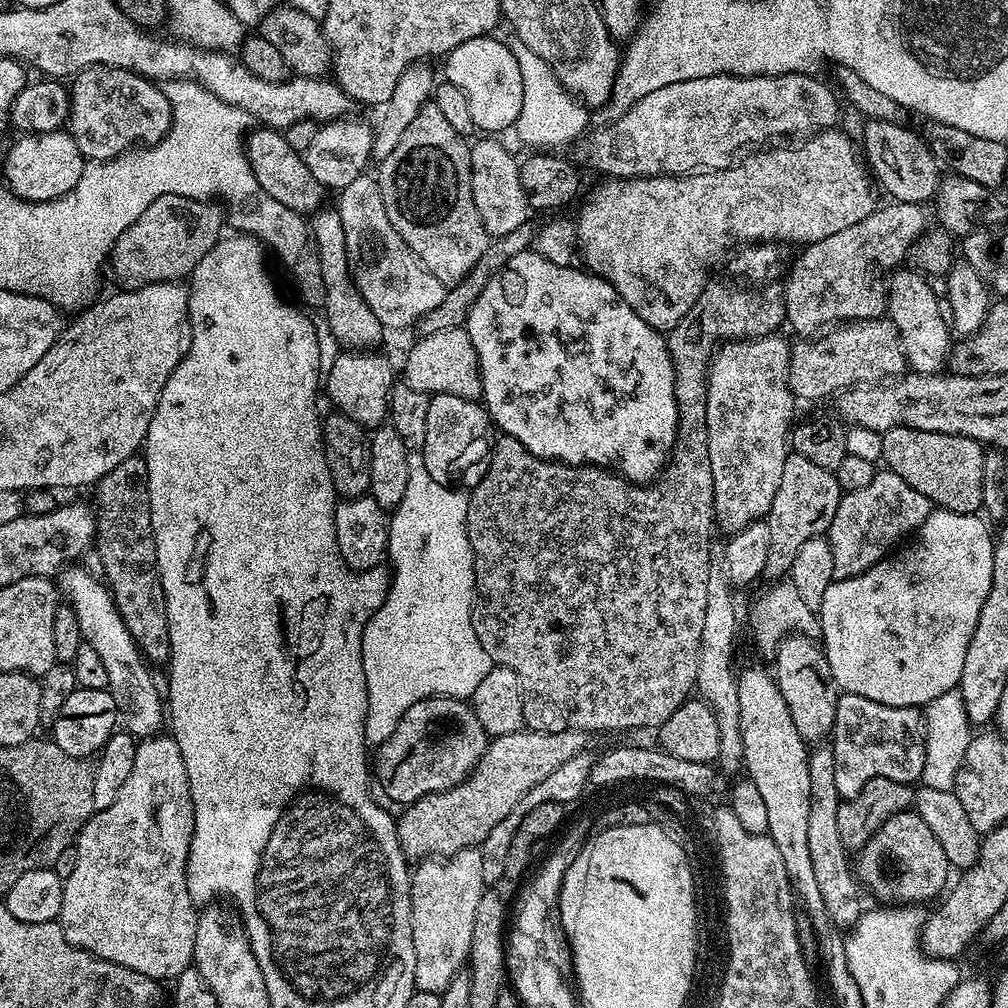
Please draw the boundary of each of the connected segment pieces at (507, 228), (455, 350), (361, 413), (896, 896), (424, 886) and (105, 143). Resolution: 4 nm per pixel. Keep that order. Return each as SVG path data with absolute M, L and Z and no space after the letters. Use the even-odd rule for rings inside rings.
M480 138L470 148L470 170L472 171L472 193L474 206L478 206L478 218L486 226L489 237L508 234L530 220L528 199L522 190L520 160L500 138Z
M463 327L443 330L429 336L421 335L418 340L420 341L409 350L408 357L404 360L403 383L410 385L414 390L429 394L441 392L467 400L481 399L480 367L476 361L474 346Z
M344 350L334 358L334 366L326 374L326 392L335 411L354 418L366 430L375 430L390 416L394 379L392 364L376 350Z
M915 811L899 812L891 816L864 843L863 848L859 849L857 856L860 857L857 860L855 857L854 860L854 875L861 885L866 883L866 878L870 876L870 878L878 878L876 882L882 888L882 872L880 872L882 868L878 868L880 866L878 856L882 854L882 848L886 852L892 852L892 856L900 860L900 868L902 868L902 874L900 874L902 884L892 884L884 890L884 896L890 898L890 906L920 906L925 903L923 900L934 899L935 901L949 887L950 865L946 854L942 854L942 845L938 842L938 838L934 838L930 826L926 826L926 822L922 822L922 818L916 815Z
M479 847L458 850L453 856L443 858L425 858L415 865L412 872L412 933L414 934L414 982L418 992L444 992L450 986L454 974L458 974L467 965L468 951L470 950L470 937L474 934L474 913L478 911L478 902L484 897L486 885L482 878L482 854Z
M105 64L84 68L71 77L70 95L72 110L68 115L67 127L72 133L78 150L88 162L112 160L130 148L159 144L172 125L172 107L164 94L163 87L149 80L147 76L138 76L128 70Z

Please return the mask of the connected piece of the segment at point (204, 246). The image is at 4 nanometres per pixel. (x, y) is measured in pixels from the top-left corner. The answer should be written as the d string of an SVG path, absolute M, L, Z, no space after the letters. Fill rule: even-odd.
M163 196L150 206L112 243L110 268L121 289L141 288L171 280L183 281L202 258L221 239L220 227L225 227L226 216L216 202L191 200L185 196Z

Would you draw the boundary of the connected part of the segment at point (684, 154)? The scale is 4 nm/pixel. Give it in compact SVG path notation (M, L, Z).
M786 70L780 76L726 76L726 75L718 75L718 76L711 76L710 78L694 78L693 80L687 80L686 82L674 82L674 86L662 86L662 90L654 90L654 94L646 94L640 100L636 102L634 106L630 106L630 110L626 110L626 114L622 114L622 118L618 118L617 120L613 120L611 122L605 123L603 126L604 128L600 128L597 130L596 133L593 134L592 137L589 138L588 141L584 144L584 156L588 159L588 164L592 168L597 168L598 171L604 172L600 174L607 174L609 177L612 178L627 178L630 176L695 176L697 172L719 172L721 168L729 167L730 161L733 159L731 158L735 152L743 153L745 150L751 149L753 146L764 146L767 145L769 142L775 141L772 140L775 136L800 136L796 138L807 138L817 132L823 132L825 130L832 130L839 125L841 111L842 111L842 104L841 101L837 98L836 101L835 96L832 94L831 90L827 88L826 85L823 84L820 80L815 80L812 76L803 76L805 73L800 70Z

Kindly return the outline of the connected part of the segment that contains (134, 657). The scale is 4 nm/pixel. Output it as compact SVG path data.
M69 566L59 573L58 592L72 607L78 618L83 643L90 645L106 666L108 691L116 703L116 711L123 727L136 738L157 735L166 724L166 704L154 690L153 673L141 651L132 640L130 630L124 625L120 611L112 600L112 593L84 566Z

